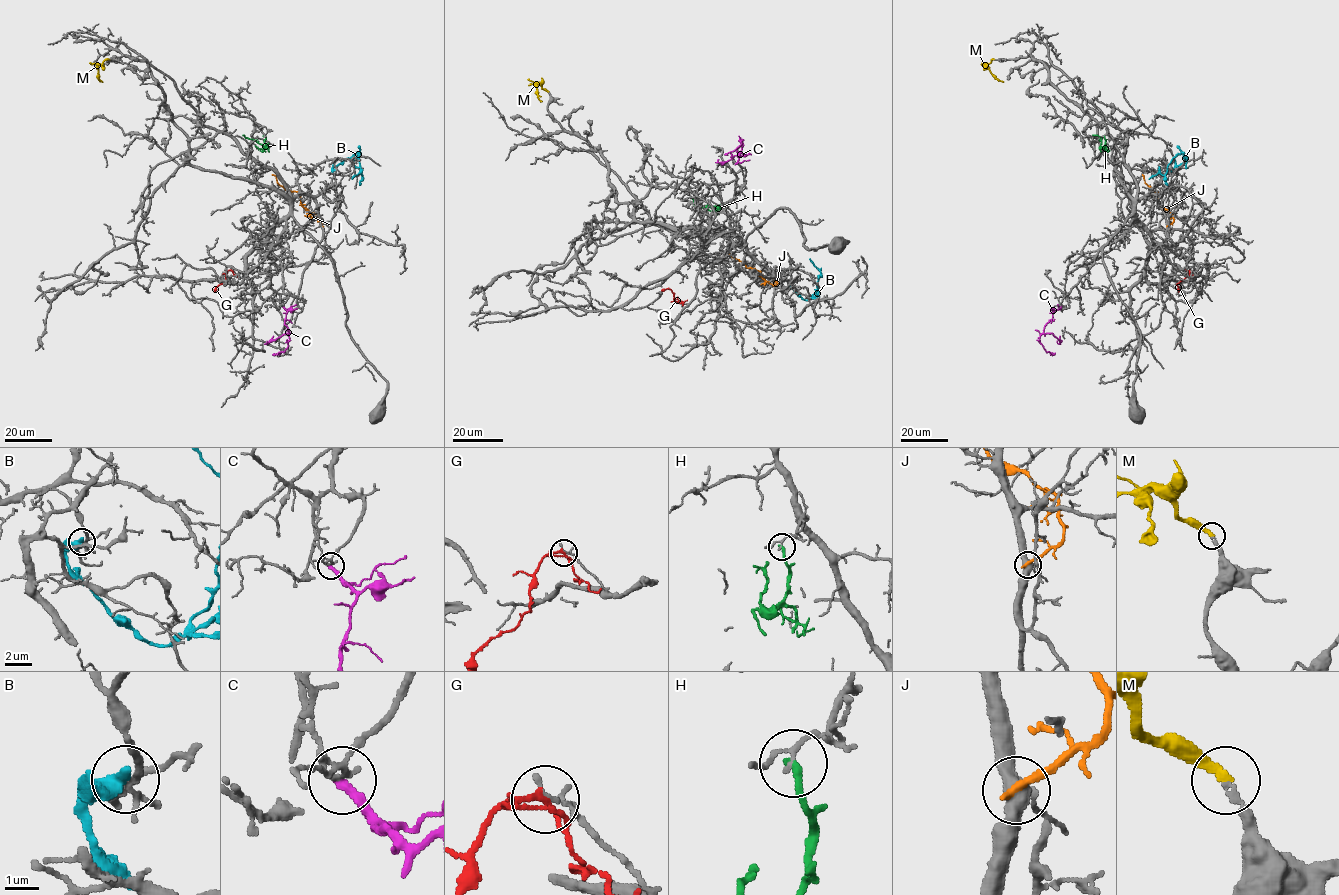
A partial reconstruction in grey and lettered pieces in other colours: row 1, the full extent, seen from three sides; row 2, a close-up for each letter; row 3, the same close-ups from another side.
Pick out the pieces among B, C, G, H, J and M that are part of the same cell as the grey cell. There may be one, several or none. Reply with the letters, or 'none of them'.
M

